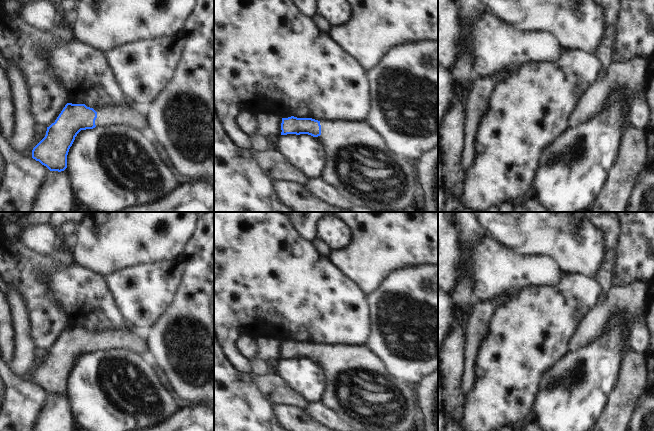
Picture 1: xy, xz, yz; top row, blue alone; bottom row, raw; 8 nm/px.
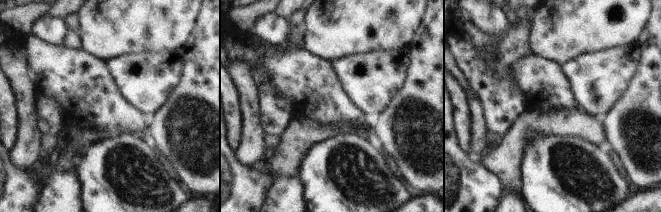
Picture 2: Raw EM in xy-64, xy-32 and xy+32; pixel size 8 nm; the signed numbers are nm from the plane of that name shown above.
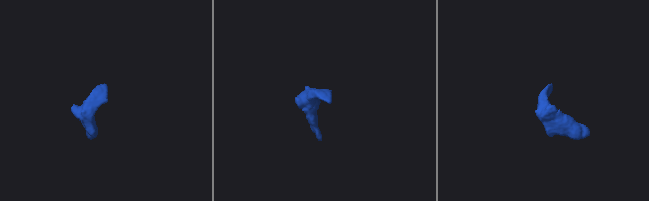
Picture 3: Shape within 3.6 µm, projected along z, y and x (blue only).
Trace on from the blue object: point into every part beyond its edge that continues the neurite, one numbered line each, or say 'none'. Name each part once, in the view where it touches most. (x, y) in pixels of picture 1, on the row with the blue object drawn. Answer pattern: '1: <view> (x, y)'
1: xz (359, 165)

